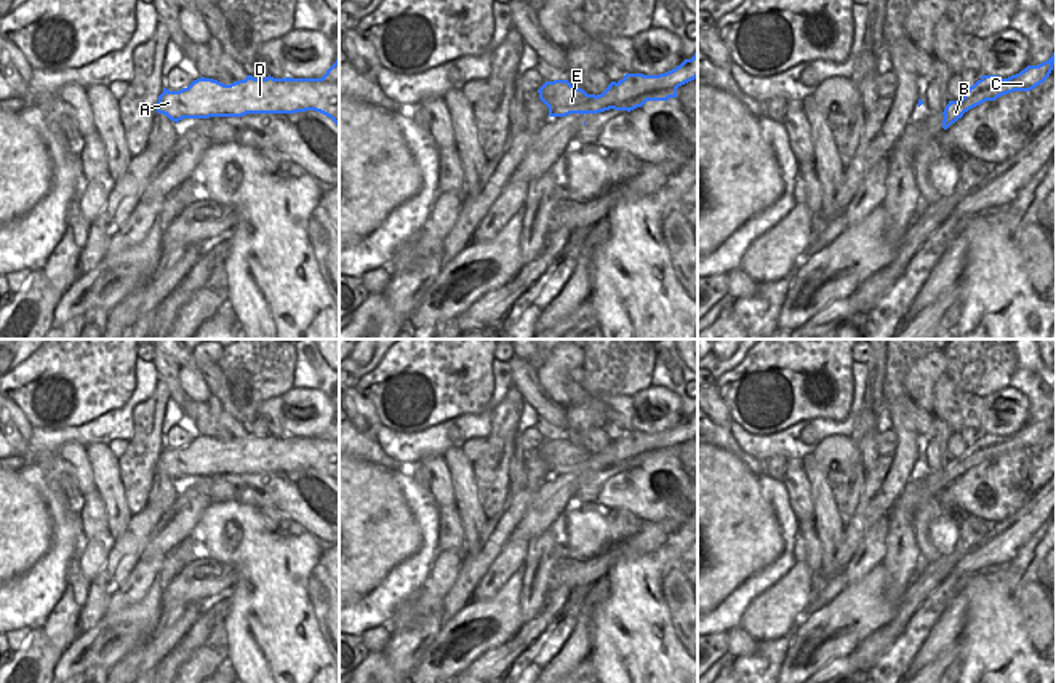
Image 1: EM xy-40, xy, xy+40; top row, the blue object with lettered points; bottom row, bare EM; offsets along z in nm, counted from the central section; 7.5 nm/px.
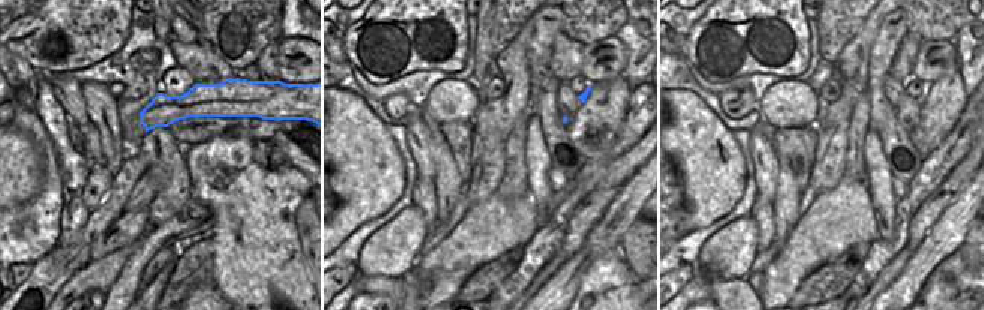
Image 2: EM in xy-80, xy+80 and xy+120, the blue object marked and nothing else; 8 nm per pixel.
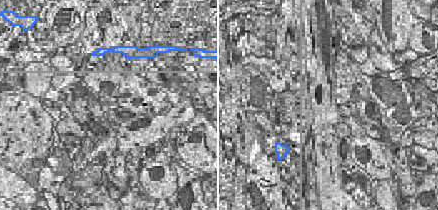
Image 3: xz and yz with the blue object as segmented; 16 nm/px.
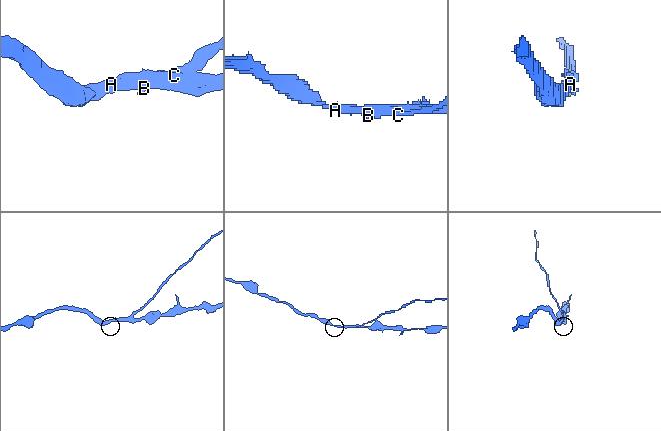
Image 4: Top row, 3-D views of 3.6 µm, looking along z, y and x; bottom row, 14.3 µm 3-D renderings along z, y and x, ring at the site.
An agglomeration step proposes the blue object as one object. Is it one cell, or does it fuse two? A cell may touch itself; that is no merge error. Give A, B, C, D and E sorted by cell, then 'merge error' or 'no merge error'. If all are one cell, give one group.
A D E / B C | merge error

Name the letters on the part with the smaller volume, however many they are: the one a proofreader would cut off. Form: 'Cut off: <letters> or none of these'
Cut off: B, C

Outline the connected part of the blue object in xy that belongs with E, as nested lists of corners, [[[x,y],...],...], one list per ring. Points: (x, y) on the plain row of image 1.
[[[568,438],[546,440],[539,448],[539,457],[549,465],[550,475],[566,475],[570,472],[590,472],[590,461],[595,453],[587,453]]]

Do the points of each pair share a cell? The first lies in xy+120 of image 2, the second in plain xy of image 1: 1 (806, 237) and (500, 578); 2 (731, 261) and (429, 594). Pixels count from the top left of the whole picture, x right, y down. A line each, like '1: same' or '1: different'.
1: different
2: same

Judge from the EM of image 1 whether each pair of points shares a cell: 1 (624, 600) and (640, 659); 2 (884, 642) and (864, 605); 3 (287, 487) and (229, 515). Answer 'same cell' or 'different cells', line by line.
1: same cell
2: different cells
3: different cells

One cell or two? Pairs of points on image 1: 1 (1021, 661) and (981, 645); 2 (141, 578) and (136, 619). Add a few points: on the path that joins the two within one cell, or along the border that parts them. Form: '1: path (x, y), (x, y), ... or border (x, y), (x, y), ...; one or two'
1: path (1012, 656), (1000, 656), (991, 647); one
2: border (157, 576), (140, 600), (104, 616); two

